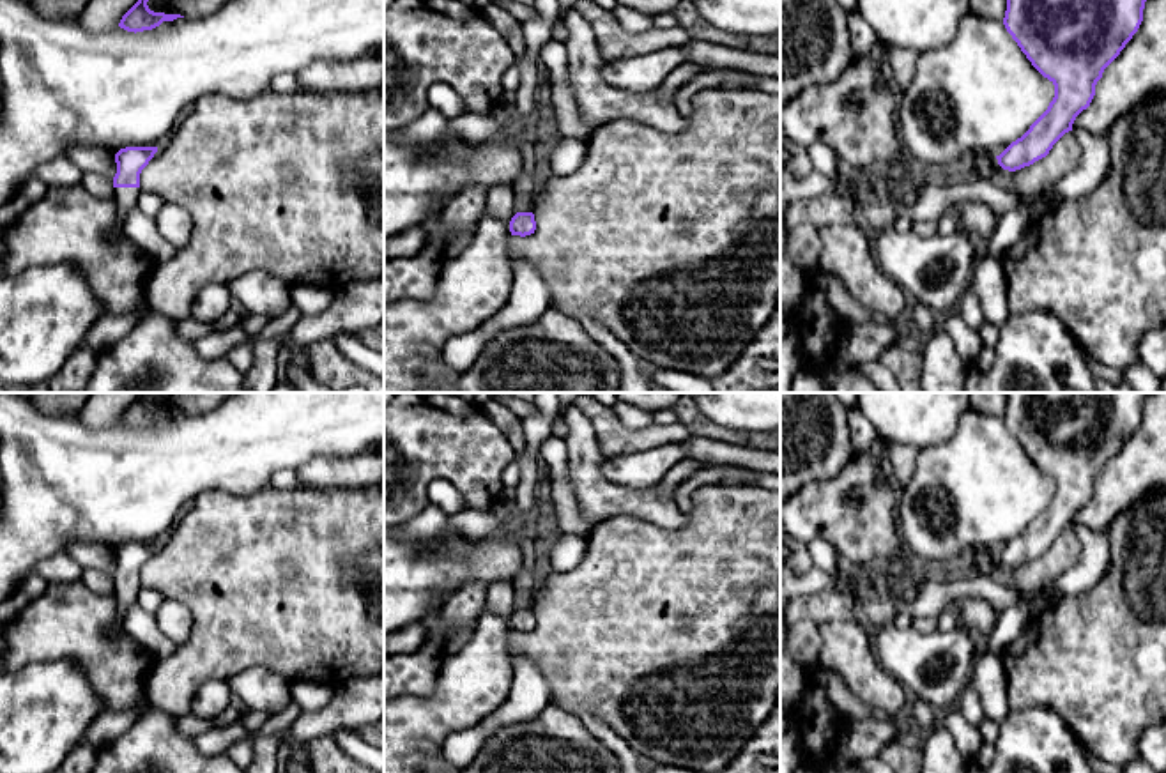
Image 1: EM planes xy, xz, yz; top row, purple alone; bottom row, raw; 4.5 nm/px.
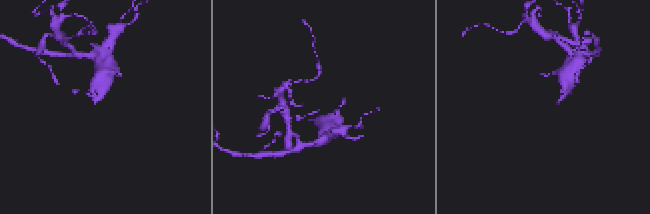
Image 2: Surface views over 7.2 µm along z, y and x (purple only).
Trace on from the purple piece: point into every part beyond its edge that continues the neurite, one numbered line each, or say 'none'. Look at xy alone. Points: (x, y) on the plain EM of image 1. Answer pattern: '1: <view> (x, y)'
1: xy (124, 593)

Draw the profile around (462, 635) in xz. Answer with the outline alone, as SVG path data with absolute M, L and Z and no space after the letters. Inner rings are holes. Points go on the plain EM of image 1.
M474 626L456 630L444 646L442 658L453 656L474 633Z

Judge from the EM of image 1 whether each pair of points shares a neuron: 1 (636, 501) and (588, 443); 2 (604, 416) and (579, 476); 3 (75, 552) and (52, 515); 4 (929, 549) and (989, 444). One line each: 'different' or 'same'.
1: same
2: different
3: different
4: same

